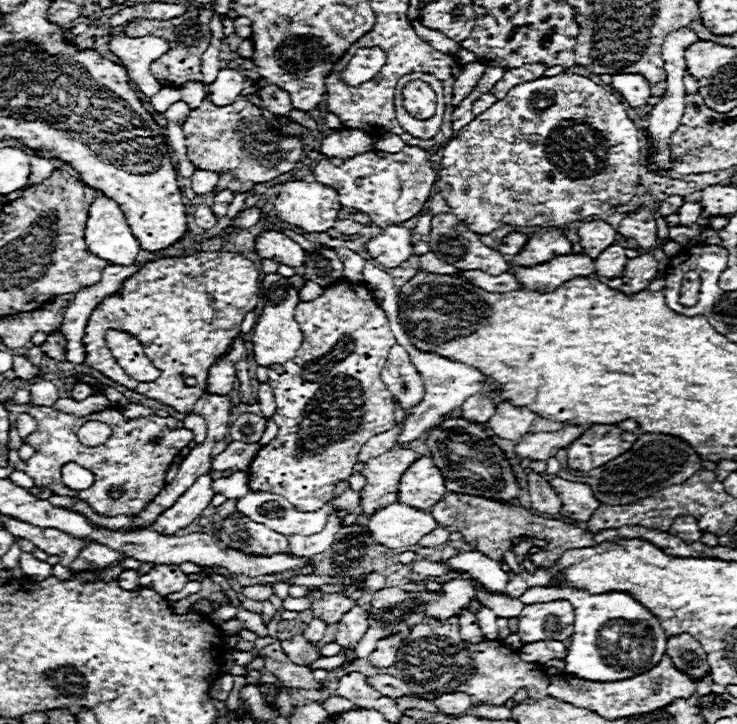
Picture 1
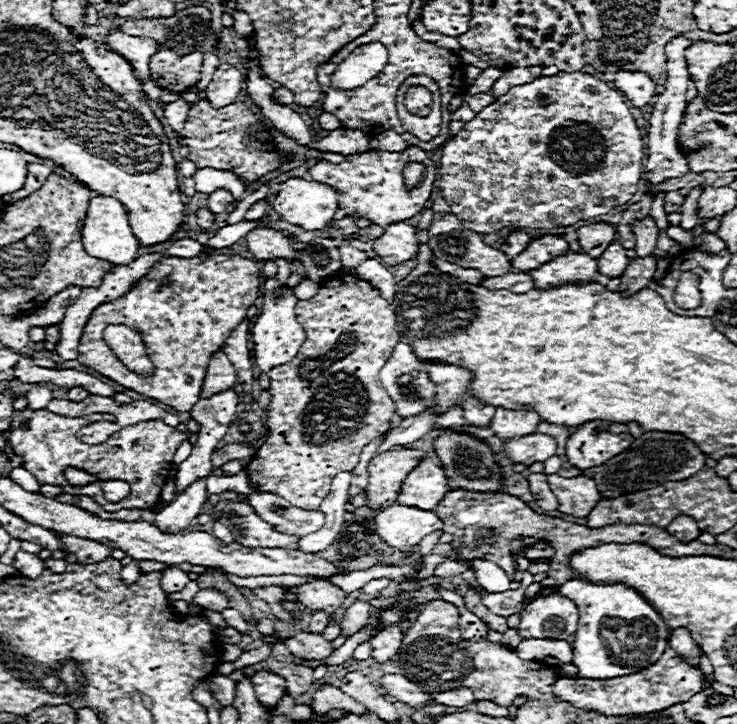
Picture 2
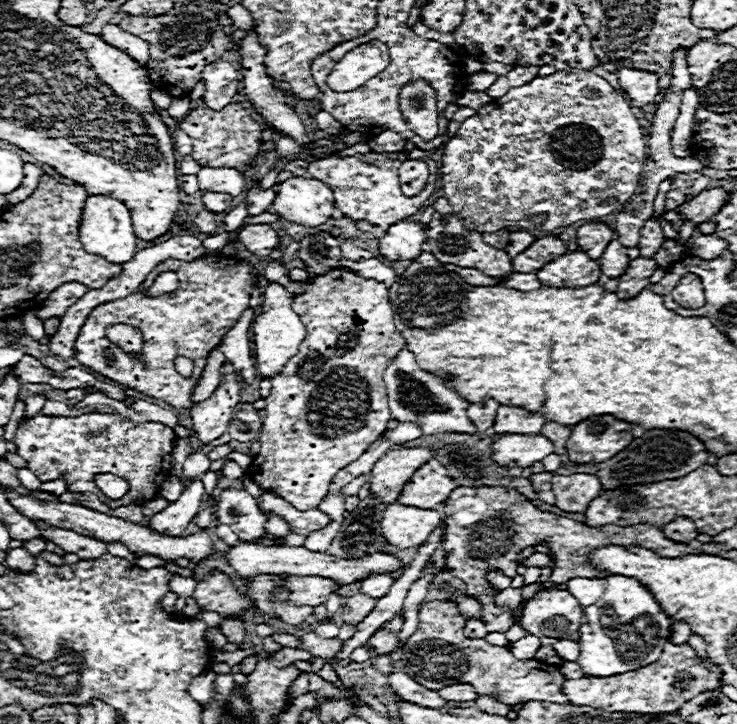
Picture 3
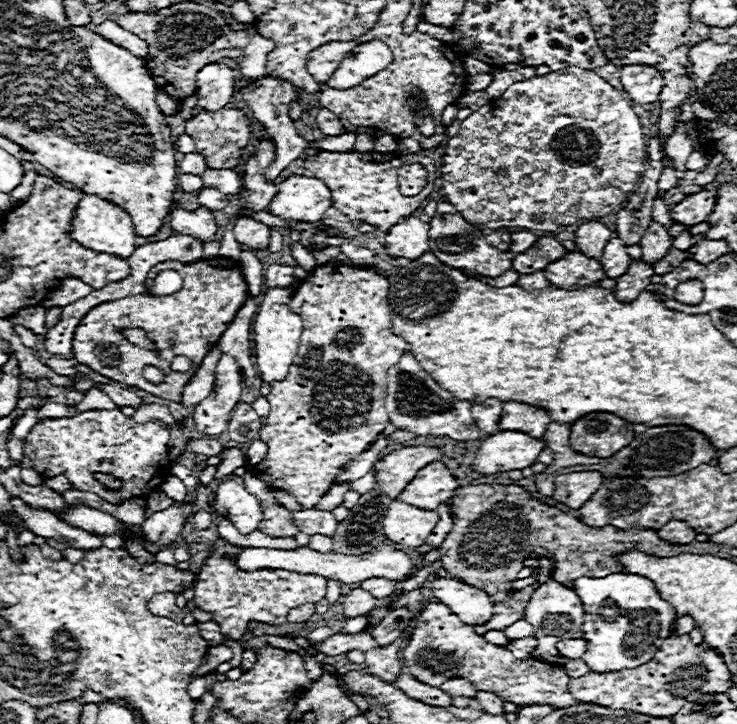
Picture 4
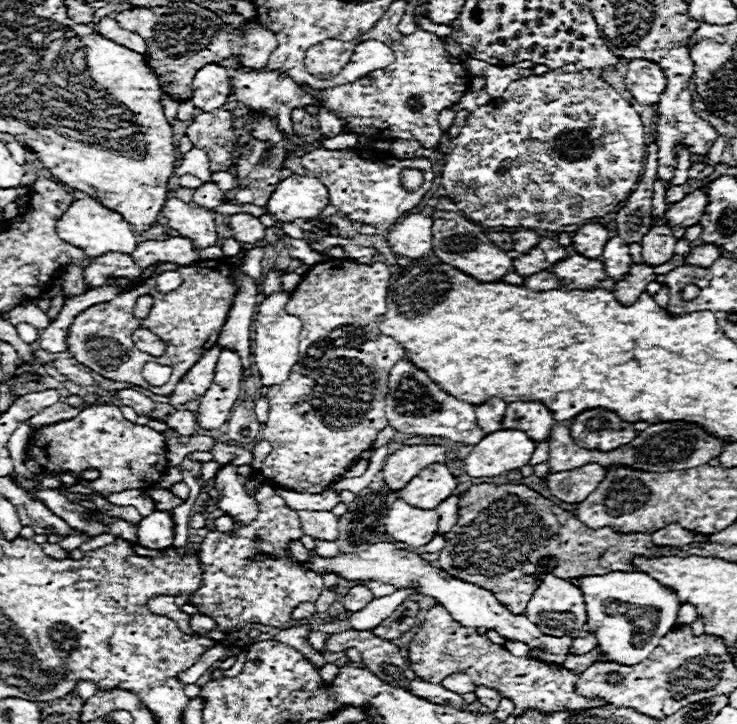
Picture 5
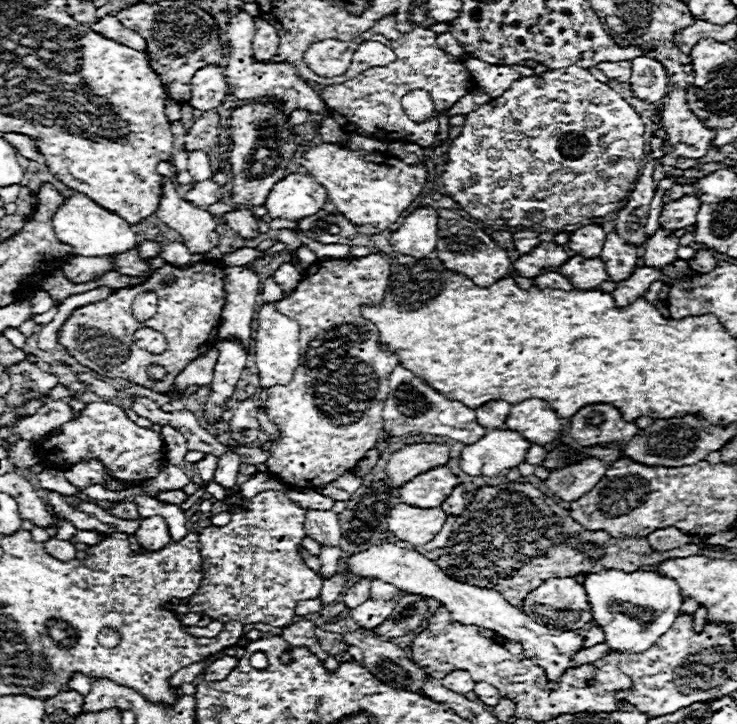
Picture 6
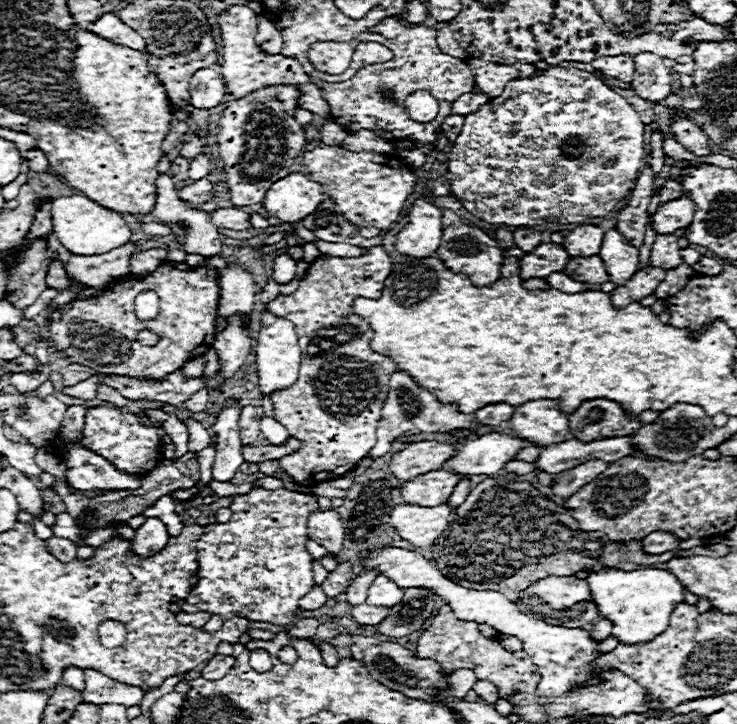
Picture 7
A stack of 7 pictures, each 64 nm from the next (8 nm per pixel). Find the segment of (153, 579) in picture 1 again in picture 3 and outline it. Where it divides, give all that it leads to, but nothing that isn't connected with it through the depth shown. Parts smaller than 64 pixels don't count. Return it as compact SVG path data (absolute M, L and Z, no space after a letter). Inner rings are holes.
M174 574L168 584L170 584L170 592L176 592L178 596L192 596L194 586L196 586L192 578L184 578L180 574Z

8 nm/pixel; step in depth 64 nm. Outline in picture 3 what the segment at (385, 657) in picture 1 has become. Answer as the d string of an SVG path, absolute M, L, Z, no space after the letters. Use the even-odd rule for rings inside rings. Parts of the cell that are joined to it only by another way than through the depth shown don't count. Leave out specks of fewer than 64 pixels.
M394 618L382 624L382 628L368 640L368 644L378 652L378 654L390 654L398 648L398 632L402 628L402 618Z

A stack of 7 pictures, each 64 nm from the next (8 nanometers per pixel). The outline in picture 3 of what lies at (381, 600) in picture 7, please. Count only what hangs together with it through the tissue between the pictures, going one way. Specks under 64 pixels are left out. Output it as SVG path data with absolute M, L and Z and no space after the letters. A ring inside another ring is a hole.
M380 574L380 576L372 576L372 578L362 580L362 586L360 586L360 588L362 588L364 594L368 594L368 596L372 596L372 598L382 598L382 596L390 590L392 584L394 584L392 578Z

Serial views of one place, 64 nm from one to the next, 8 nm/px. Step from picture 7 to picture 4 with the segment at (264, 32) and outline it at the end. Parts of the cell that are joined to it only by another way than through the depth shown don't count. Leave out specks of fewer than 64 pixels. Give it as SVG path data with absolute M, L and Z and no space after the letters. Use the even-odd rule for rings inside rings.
M182 2L170 8L164 8L156 14L142 14L142 12L128 12L118 16L116 22L126 28L128 32L140 36L148 42L148 58L146 66L156 78L156 84L162 92L172 98L186 98L196 90L196 74L204 64L212 64L212 60L220 58L234 58L242 64L242 76L248 82L260 82L268 76L266 72L266 56L272 52L272 40L266 40L256 32L254 26L248 26L248 32L234 32L224 22L222 14L210 10L196 2Z

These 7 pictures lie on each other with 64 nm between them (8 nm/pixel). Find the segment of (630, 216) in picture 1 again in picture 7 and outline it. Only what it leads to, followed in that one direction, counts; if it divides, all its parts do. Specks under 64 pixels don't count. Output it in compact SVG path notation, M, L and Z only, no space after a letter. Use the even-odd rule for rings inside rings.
M656 234L656 240L650 250L650 266L670 270L678 264L682 264L678 238L674 234Z

